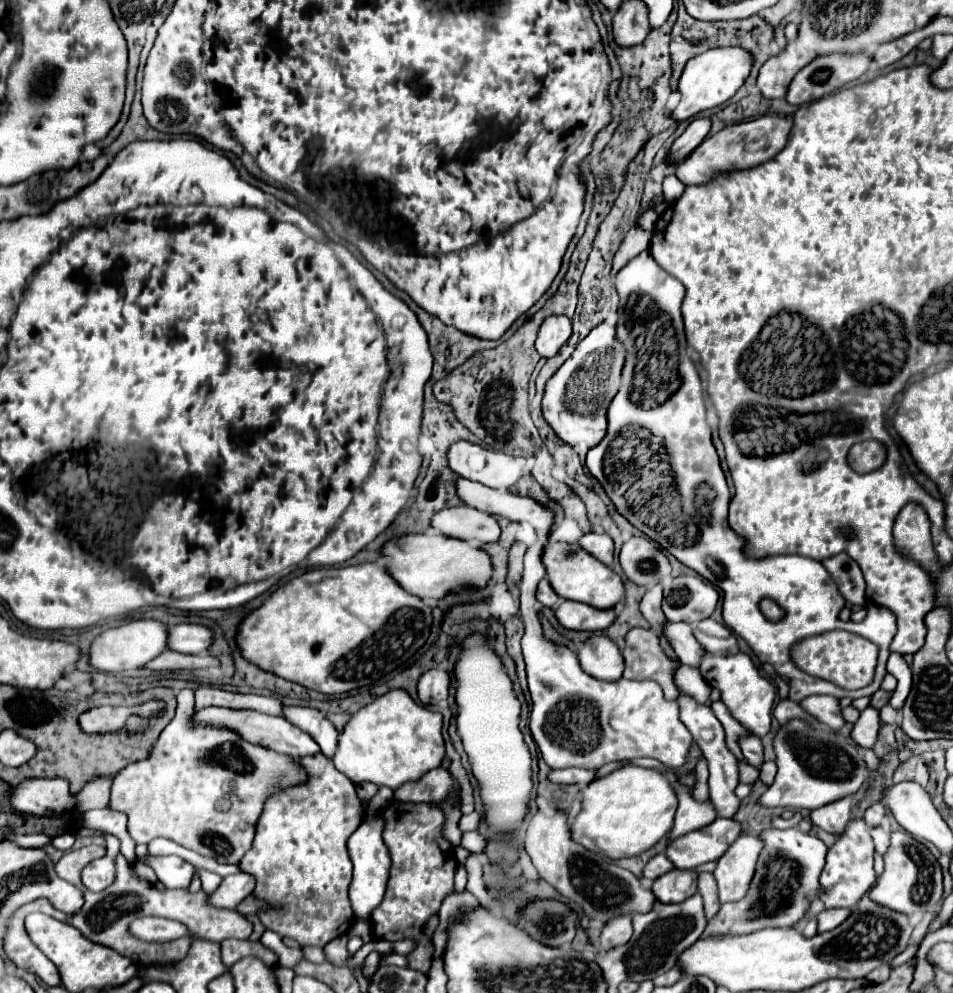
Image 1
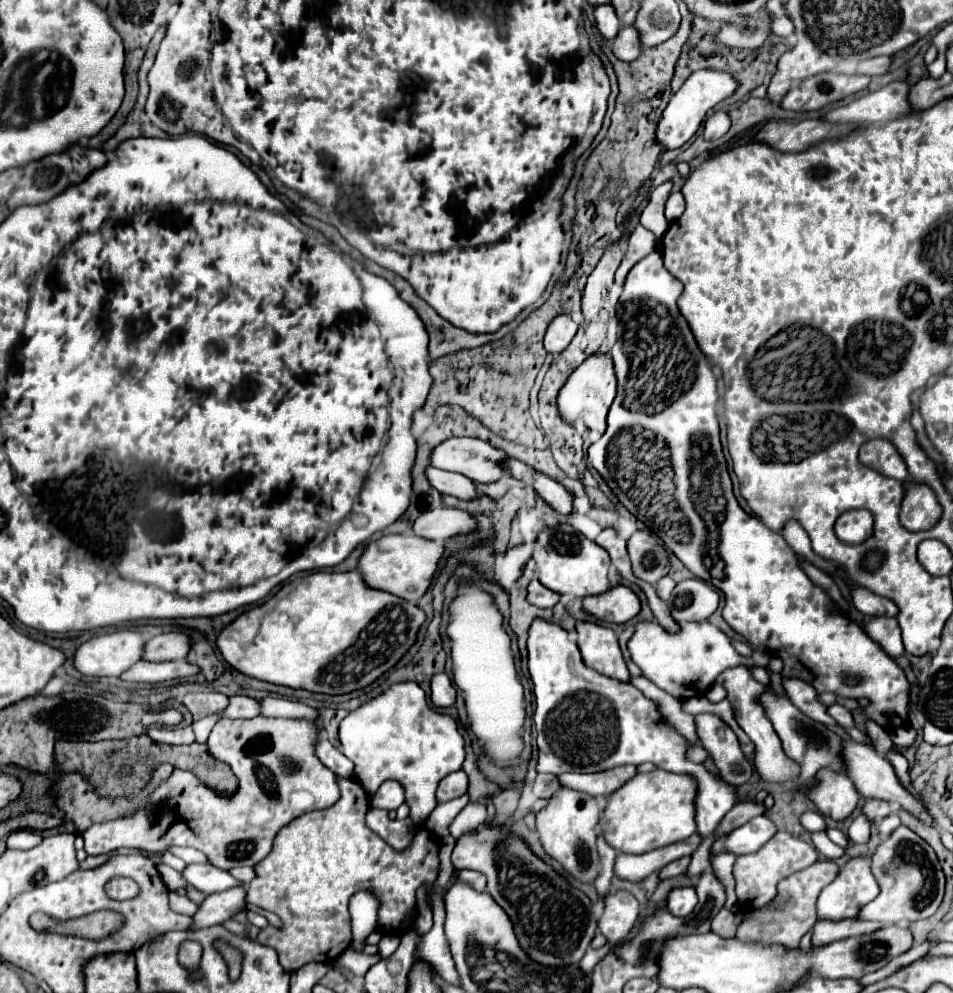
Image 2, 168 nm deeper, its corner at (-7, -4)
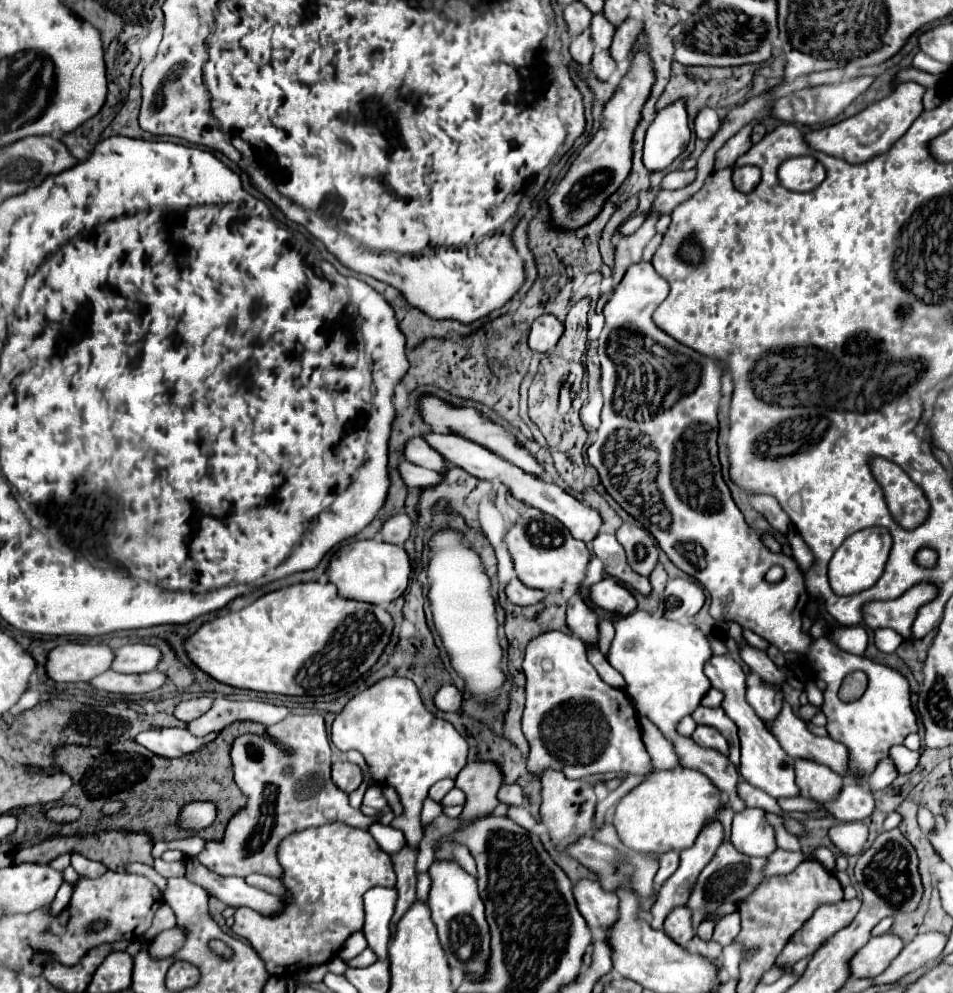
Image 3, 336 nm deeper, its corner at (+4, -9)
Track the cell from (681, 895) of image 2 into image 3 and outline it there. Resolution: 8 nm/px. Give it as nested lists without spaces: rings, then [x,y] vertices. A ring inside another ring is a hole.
[[[680,905],[680,907],[674,907],[666,921],[664,921],[664,931],[680,945],[686,945],[688,939],[692,939],[694,931],[692,931],[692,923],[690,923],[690,911]]]

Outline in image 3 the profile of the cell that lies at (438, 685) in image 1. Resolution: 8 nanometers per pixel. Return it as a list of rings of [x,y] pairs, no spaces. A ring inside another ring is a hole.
[[[442,685],[440,691],[434,695],[434,705],[440,711],[458,711],[462,701],[462,693],[454,685]]]

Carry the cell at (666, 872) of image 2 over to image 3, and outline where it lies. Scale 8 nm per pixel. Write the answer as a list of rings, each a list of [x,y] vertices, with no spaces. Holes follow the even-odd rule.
[[[668,851],[668,853],[662,853],[660,855],[660,869],[654,877],[654,889],[658,891],[660,885],[678,869],[678,851]]]

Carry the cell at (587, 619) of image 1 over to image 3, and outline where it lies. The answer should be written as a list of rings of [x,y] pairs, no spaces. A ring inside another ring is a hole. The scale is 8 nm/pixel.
[[[606,577],[590,587],[590,601],[602,611],[616,615],[628,615],[636,609],[634,595],[612,577]]]

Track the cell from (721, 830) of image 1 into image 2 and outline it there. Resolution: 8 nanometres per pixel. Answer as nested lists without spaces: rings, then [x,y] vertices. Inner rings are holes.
[[[755,816],[755,818],[751,818],[751,822],[735,828],[729,836],[719,838],[713,846],[713,854],[719,854],[723,850],[735,852],[737,856],[757,852],[759,848],[763,848],[767,844],[767,840],[775,832],[777,832],[777,828],[769,818]]]

